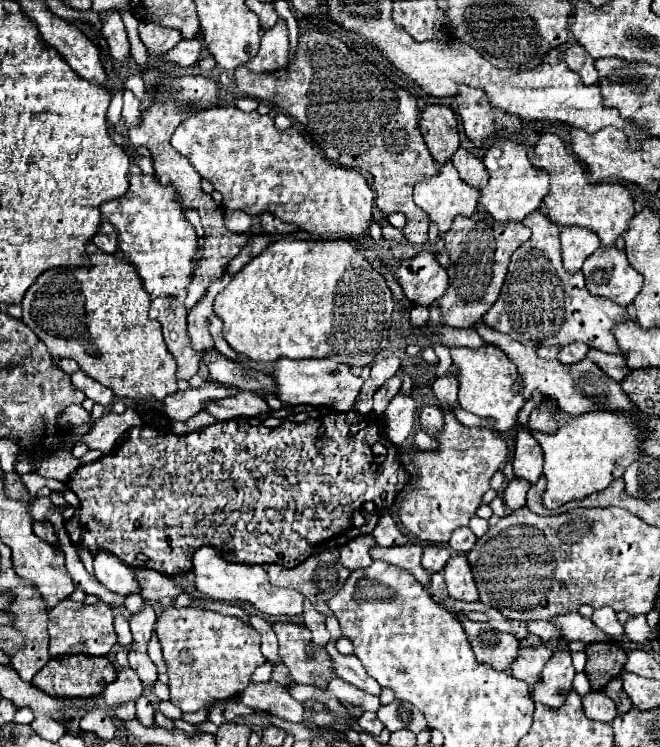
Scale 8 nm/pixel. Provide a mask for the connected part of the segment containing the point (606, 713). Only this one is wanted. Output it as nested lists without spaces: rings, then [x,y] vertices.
[[[589,691],[583,697],[583,709],[591,719],[603,721],[603,723],[611,723],[611,719],[615,719],[617,709],[611,697],[607,697],[603,691]]]

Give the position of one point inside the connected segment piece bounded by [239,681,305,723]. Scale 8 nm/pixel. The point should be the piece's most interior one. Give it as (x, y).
(271, 697)

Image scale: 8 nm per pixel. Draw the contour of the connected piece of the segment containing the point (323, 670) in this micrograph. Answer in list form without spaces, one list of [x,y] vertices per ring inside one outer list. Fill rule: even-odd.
[[[287,621],[287,623],[273,623],[273,631],[279,639],[279,657],[281,663],[289,673],[289,685],[303,683],[303,685],[315,685],[313,675],[323,677],[325,681],[331,681],[339,677],[335,673],[333,659],[329,657],[325,647],[313,647],[311,631],[307,631],[305,625]],[[309,649],[313,655],[309,655]]]

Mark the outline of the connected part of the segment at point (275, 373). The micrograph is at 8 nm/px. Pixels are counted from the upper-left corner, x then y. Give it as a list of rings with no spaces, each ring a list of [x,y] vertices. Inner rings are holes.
[[[277,359],[271,371],[273,381],[277,383],[277,399],[283,405],[329,405],[335,407],[337,411],[349,411],[355,405],[355,399],[361,391],[361,377],[355,377],[351,369],[343,363],[337,363],[333,359],[301,359],[301,361],[291,361],[291,359]]]

